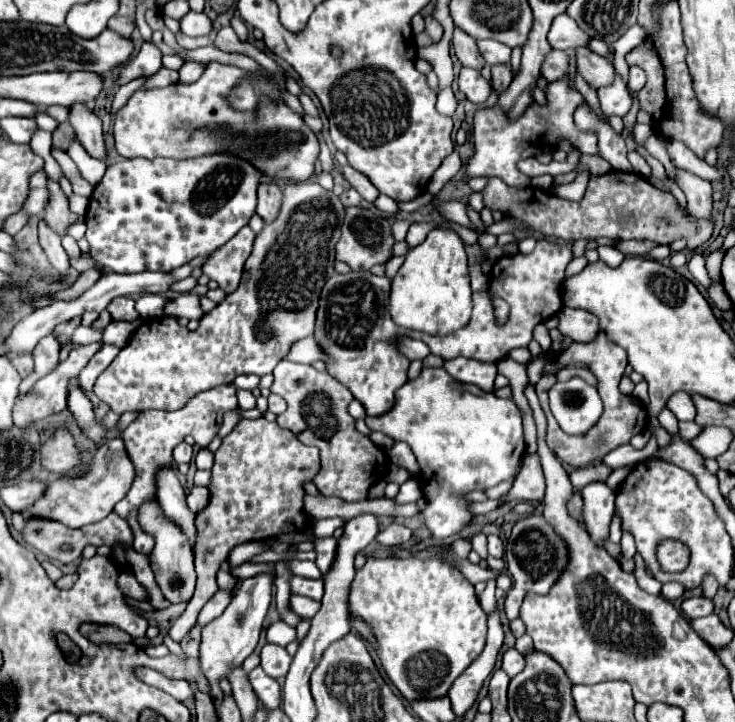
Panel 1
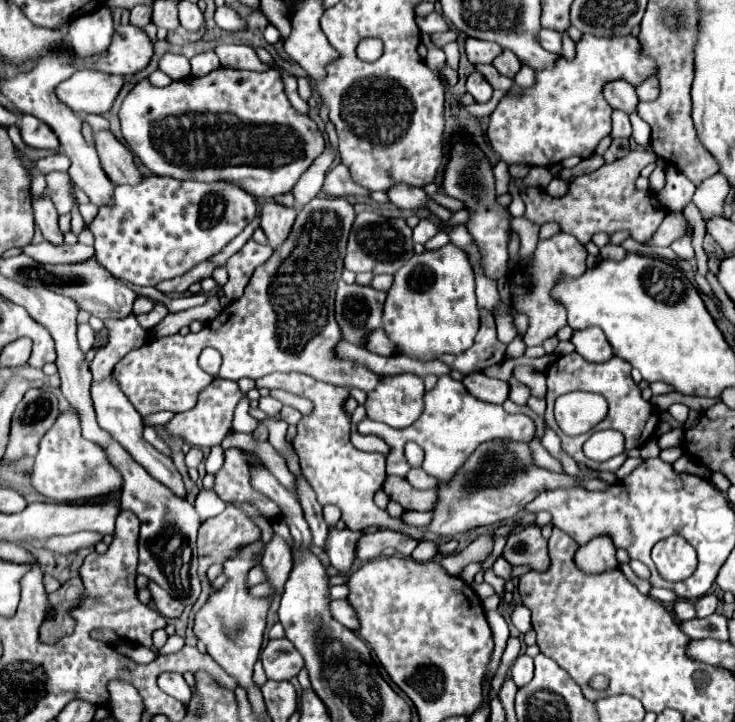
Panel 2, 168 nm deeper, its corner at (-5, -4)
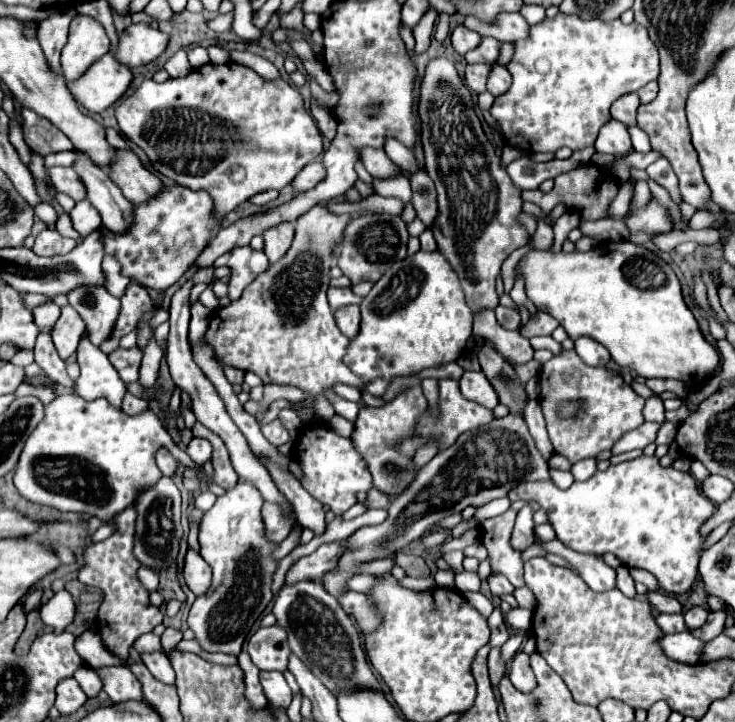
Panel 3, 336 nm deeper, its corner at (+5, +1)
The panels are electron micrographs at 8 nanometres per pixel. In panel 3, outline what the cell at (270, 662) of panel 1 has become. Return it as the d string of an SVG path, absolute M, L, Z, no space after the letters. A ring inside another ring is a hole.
M261 627L255 635L251 635L247 651L251 661L263 671L285 671L291 655L287 635L281 627Z

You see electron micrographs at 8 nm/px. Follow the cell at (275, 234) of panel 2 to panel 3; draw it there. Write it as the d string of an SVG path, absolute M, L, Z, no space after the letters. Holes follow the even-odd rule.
M283 221L275 227L269 227L263 235L263 241L265 241L263 251L269 263L275 263L277 259L281 259L281 255L285 255L285 251L289 249L289 243L293 241L293 223Z

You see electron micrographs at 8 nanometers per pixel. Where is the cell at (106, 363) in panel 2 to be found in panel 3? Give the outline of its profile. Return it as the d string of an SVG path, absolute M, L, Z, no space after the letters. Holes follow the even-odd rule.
M79 287L77 291L71 291L67 299L69 305L83 317L89 331L89 341L95 347L101 347L101 343L115 331L121 309L119 299L109 295L103 287Z

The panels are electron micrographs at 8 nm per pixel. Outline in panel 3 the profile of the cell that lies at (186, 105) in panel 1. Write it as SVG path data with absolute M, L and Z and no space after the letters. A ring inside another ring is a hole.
M207 63L185 77L167 79L163 83L145 79L115 107L115 117L121 133L145 151L159 173L179 185L209 191L217 215L227 215L257 193L269 189L281 191L323 151L323 135L315 119L307 113L299 91L283 79L263 79L239 63Z

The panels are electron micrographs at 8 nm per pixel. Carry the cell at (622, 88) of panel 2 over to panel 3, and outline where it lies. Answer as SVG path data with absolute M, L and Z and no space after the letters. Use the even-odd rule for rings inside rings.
M627 93L621 95L613 105L611 105L611 117L625 123L625 125L635 125L635 113L639 107L639 97L637 93Z

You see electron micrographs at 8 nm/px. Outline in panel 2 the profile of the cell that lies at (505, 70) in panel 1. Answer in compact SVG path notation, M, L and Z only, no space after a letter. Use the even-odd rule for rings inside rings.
M503 50L491 64L493 64L503 76L507 76L507 78L515 78L515 74L517 74L519 68L521 68L519 58L517 58L511 50Z

